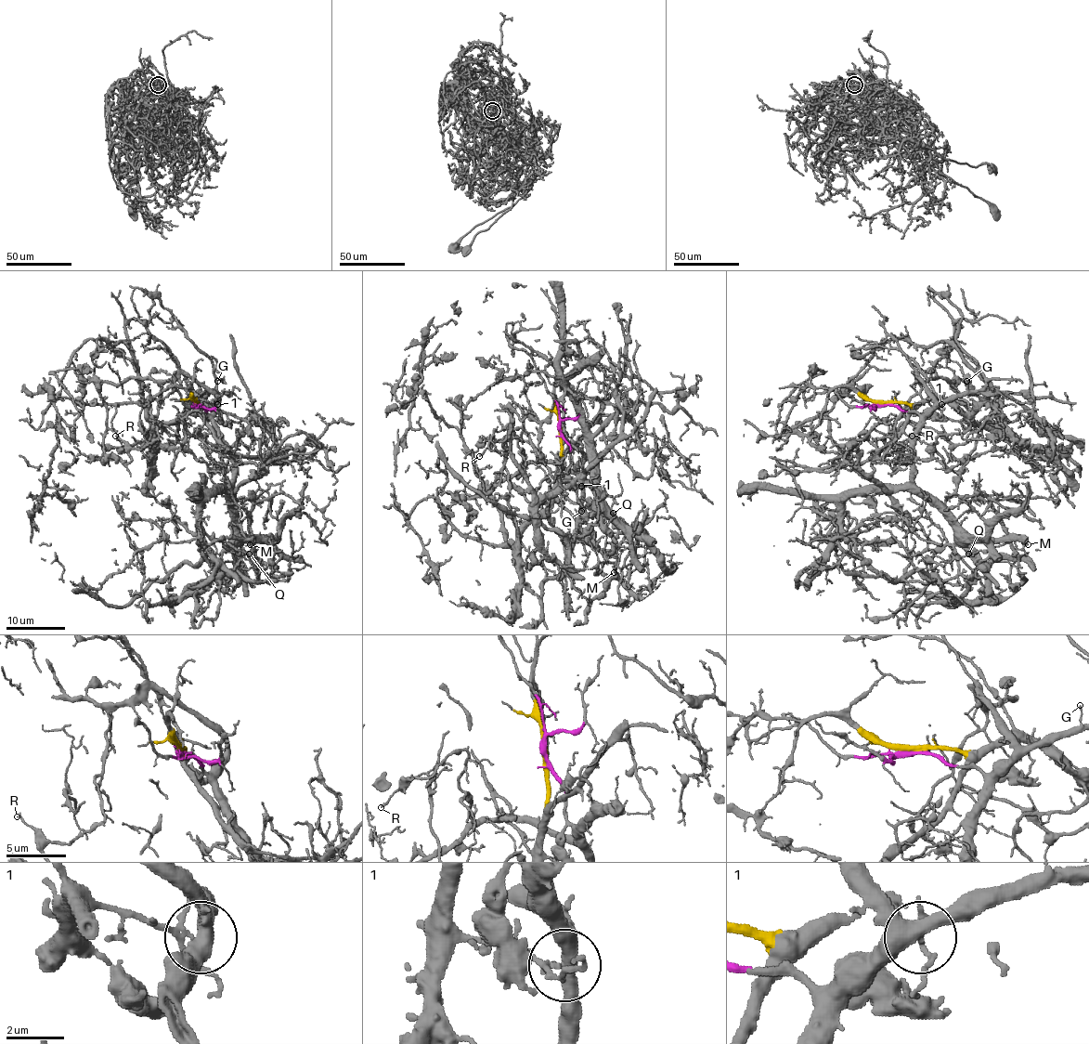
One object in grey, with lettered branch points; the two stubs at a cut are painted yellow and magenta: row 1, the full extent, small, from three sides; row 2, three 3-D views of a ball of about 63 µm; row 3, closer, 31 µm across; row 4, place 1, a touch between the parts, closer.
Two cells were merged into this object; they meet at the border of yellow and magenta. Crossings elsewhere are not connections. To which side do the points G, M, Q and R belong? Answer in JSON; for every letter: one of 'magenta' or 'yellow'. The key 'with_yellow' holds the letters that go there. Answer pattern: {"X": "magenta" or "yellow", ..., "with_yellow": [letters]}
{"G": "magenta", "M": "magenta", "Q": "magenta", "R": "magenta", "with_yellow": []}

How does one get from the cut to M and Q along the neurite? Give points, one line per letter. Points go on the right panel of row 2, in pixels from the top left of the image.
M: (883, 403), (913, 411), (920, 418), (913, 484), (968, 534), (1006, 535), (1018, 549), (1027, 544)
Q: (883, 403), (918, 414), (920, 429), (913, 457), (913, 484), (952, 527), (953, 556), (968, 553)

